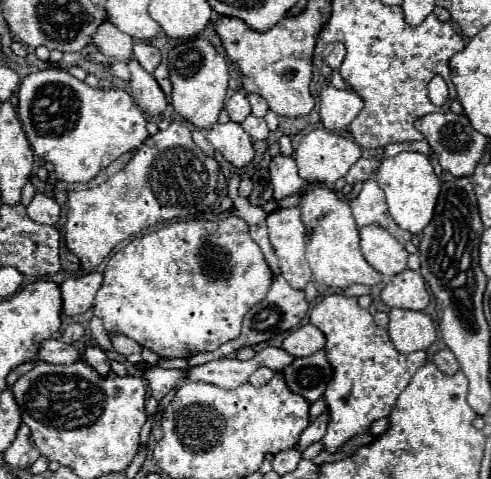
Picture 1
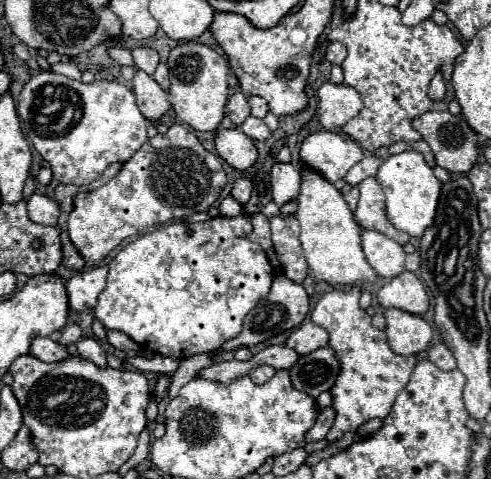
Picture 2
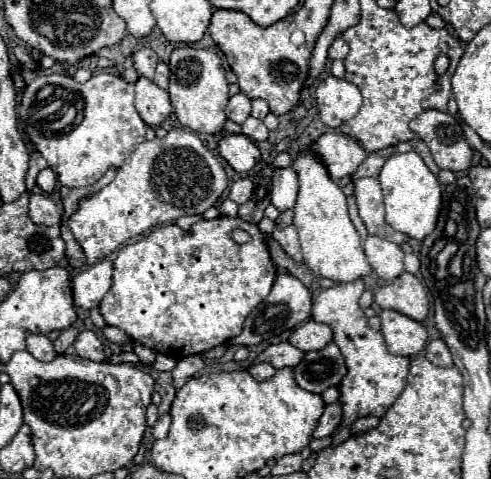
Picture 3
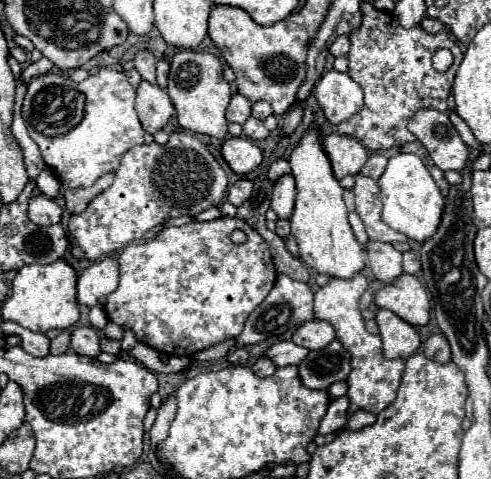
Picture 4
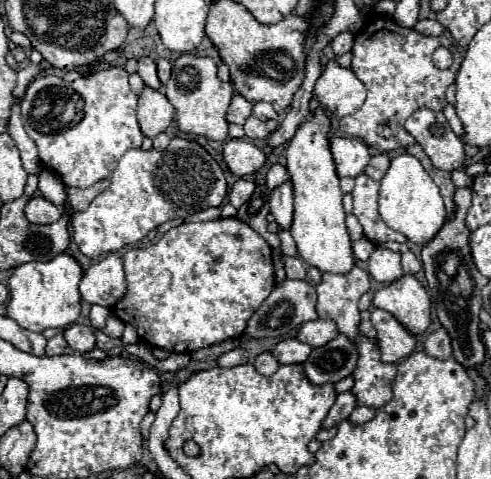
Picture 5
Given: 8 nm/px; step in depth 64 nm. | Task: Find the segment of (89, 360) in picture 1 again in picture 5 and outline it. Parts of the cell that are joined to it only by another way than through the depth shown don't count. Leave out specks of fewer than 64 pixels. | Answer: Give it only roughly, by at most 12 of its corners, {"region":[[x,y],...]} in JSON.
{"region":[[72,324],[64,330],[74,352],[96,348],[94,328]]}

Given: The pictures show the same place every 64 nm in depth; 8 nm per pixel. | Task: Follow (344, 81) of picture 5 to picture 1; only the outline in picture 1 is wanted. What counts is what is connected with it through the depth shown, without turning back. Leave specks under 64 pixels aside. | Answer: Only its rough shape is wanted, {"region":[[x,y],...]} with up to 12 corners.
{"region":[[354,90],[320,92],[326,130],[344,132],[364,108]]}

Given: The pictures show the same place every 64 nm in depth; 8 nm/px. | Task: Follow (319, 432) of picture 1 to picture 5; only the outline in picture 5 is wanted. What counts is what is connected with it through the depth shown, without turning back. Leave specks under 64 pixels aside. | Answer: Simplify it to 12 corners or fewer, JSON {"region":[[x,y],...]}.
{"region":[[352,392],[336,396],[322,428],[332,428],[344,422],[356,408]]}

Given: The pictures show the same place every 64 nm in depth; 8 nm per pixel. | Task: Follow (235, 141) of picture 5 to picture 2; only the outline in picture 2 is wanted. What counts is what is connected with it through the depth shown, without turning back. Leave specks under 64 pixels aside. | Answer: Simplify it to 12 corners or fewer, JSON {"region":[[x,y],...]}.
{"region":[[218,128],[214,146],[236,170],[258,158],[240,128]]}

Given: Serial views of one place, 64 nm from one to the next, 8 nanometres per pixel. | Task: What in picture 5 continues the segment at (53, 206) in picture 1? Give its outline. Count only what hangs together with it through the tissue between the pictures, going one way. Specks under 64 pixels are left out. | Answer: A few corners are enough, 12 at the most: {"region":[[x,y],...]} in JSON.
{"region":[[42,196],[26,206],[32,224],[52,224],[62,218],[62,208]]}

